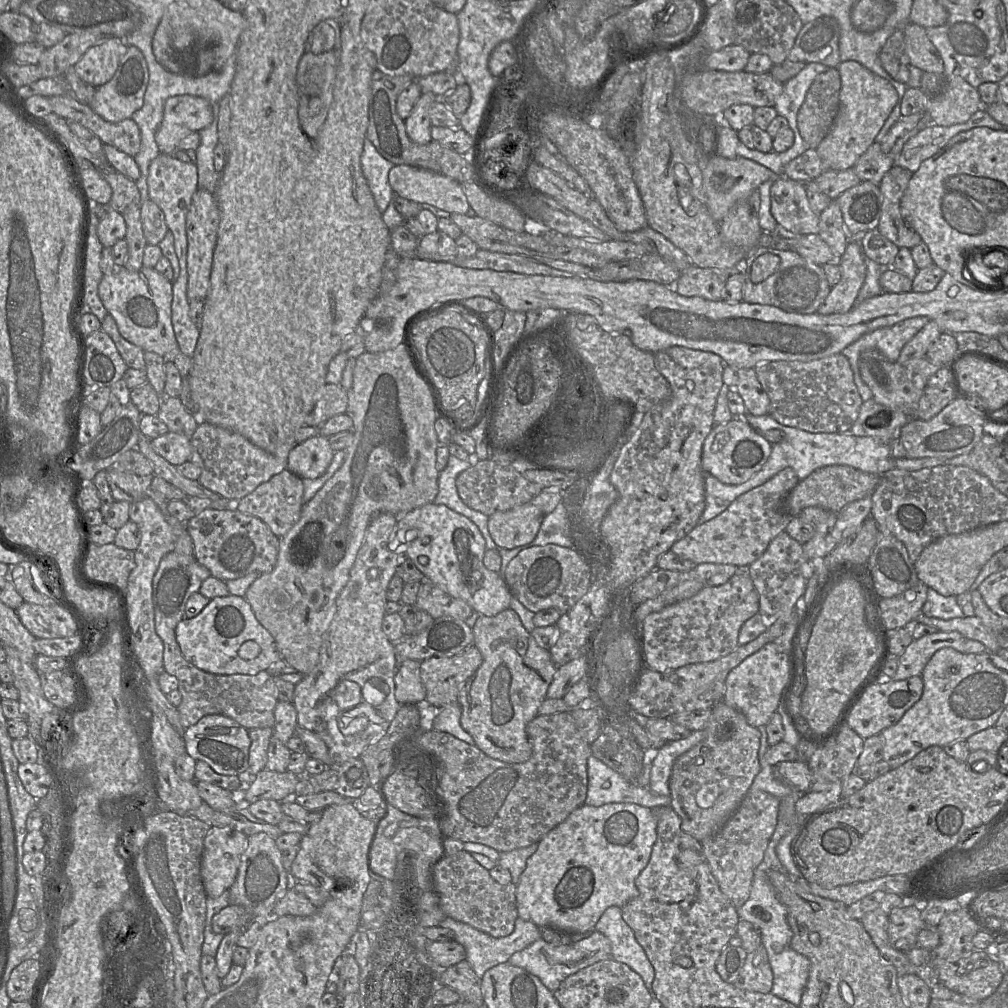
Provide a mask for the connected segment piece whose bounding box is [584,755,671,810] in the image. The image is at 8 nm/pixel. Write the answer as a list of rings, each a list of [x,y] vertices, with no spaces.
[[[590,755],[587,760],[588,788],[586,805],[633,803],[651,810],[671,806],[671,796],[653,793],[648,787],[632,783],[602,761]]]

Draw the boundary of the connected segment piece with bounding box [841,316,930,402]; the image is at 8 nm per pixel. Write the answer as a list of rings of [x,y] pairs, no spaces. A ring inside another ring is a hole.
[[[917,316],[905,319],[893,326],[876,329],[864,334],[842,350],[849,360],[854,382],[863,402],[873,398],[870,388],[862,380],[859,371],[860,354],[868,349],[876,349],[889,361],[896,362],[903,346],[917,334],[929,321],[927,317]]]

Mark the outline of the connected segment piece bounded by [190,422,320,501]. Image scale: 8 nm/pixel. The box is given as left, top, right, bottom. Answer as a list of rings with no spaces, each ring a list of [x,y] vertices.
[[[203,422],[198,425],[191,438],[192,452],[190,461],[201,469],[199,482],[202,486],[225,499],[239,501],[253,492],[260,484],[269,481],[274,475],[287,469],[288,454],[295,446],[318,435],[320,435],[319,427],[304,425],[295,432],[291,442],[284,443],[274,453],[268,453],[252,444],[239,433],[212,425],[208,422]]]

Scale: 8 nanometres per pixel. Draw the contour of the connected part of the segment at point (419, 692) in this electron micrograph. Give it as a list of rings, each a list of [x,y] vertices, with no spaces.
[[[407,659],[399,664],[395,675],[395,697],[400,704],[426,704],[419,661]]]

